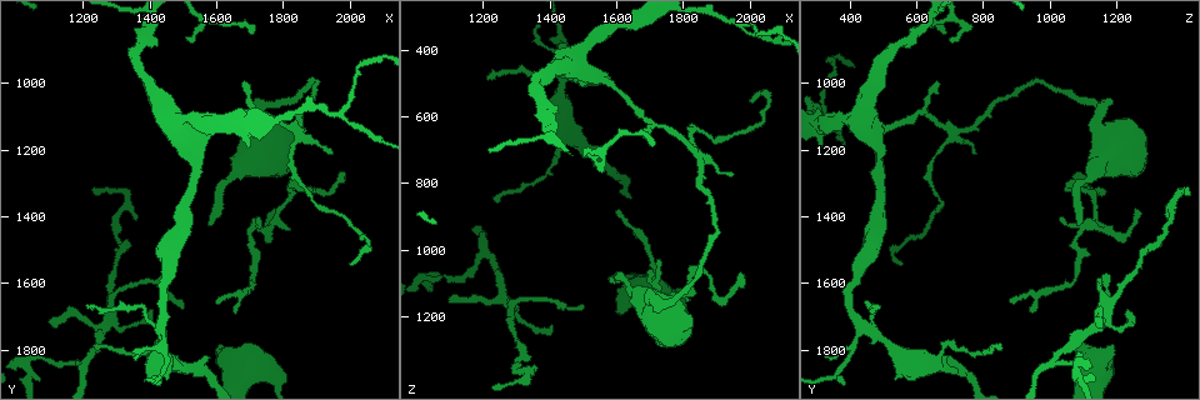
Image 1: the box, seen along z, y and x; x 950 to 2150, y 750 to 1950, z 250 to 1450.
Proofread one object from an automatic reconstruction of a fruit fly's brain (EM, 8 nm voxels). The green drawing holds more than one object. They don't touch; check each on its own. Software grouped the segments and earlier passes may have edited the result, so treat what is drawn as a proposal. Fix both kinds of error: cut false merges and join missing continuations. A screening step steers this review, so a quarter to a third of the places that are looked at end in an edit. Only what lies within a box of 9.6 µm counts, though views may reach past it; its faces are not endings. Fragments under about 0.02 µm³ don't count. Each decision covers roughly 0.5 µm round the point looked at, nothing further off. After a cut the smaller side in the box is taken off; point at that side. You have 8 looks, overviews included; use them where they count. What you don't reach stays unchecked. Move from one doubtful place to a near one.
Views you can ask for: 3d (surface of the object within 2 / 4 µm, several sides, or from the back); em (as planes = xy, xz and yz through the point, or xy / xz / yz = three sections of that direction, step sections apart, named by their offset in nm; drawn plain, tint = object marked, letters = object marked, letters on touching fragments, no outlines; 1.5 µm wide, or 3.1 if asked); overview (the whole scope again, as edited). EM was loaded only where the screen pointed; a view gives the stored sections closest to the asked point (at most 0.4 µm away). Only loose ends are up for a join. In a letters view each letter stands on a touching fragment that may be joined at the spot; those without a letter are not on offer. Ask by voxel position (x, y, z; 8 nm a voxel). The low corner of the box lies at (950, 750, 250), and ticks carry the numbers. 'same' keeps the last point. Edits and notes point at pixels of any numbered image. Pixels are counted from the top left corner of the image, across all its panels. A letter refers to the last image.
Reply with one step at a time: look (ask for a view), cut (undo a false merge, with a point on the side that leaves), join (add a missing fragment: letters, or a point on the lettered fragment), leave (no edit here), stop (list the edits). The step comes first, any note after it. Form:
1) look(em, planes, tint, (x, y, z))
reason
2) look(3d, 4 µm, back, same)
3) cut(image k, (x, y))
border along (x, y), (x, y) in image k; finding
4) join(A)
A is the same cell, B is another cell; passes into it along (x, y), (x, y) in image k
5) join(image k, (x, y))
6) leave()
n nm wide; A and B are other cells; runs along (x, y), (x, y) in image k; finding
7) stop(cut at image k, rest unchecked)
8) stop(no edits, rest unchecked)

look(em, planes, letters, (1720, 1400, 1040))
tapers out

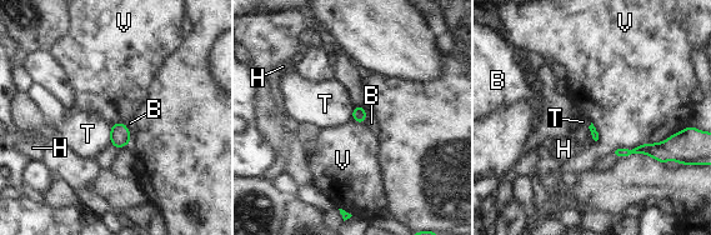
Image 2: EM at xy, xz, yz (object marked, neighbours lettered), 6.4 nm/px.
leave()
B, H, T and V are other cells; border along (681, 130), (662, 141), (614, 151) in image 2; none of them fits

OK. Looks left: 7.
look(em, xy, step 4, tint, (2000, 1540, 570))
branch stops here

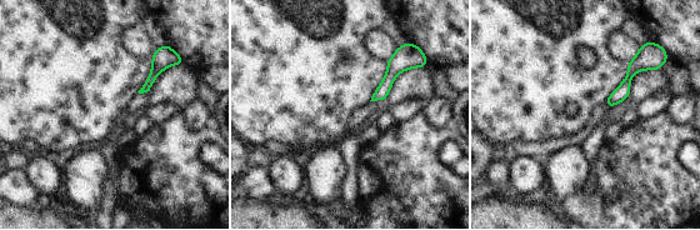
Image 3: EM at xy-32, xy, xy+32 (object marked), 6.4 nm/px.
look(em, planes, letters, same)
another direction

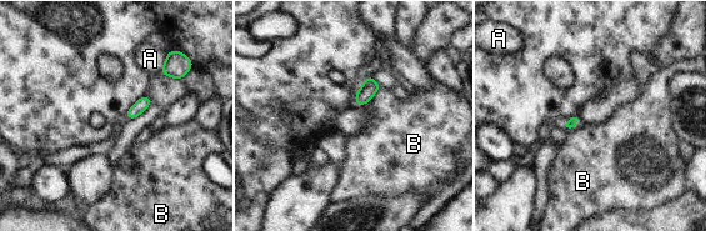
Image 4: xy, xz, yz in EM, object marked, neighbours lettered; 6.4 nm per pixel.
leave()
A and B are other cells; border along (380, 89), (367, 103) in image 4; no lettered fragment goes on from it

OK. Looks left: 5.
look(3d, 2 µm, (1100, 1720, 1160))
an open end

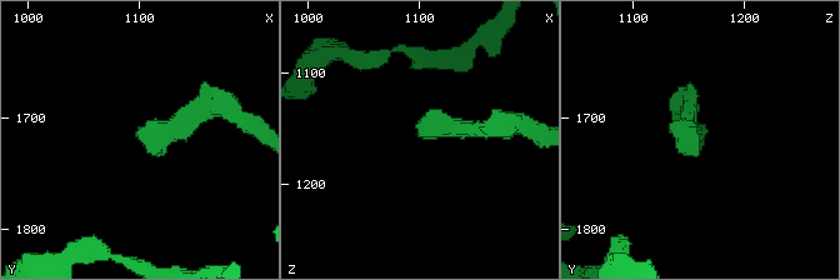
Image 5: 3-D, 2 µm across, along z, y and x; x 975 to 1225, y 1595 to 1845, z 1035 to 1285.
look(em, planes, tint, (1094, 1718, 1152))
shape alone is not enough

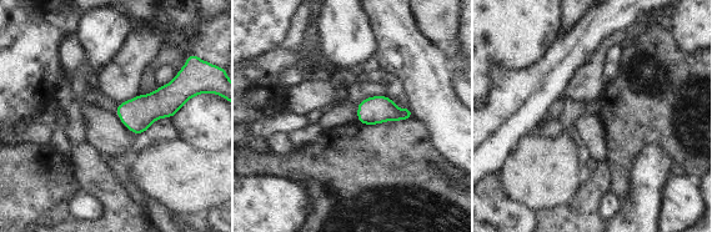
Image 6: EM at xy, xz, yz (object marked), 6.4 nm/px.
look(em, planes, letters, same)

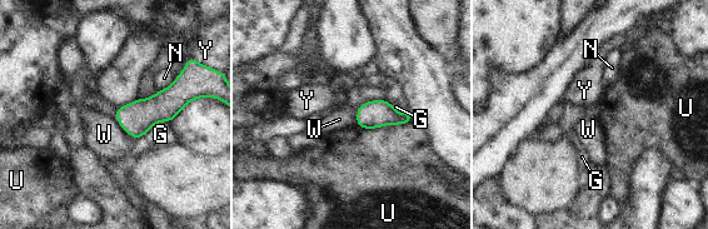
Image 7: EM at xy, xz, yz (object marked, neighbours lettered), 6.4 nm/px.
leave()
G, N, U, W and Y are other cells; border along (114, 117), (135, 139) in image 7; no lettered fragment goes on from it

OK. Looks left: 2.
stop(no edits, rest unchecked)

